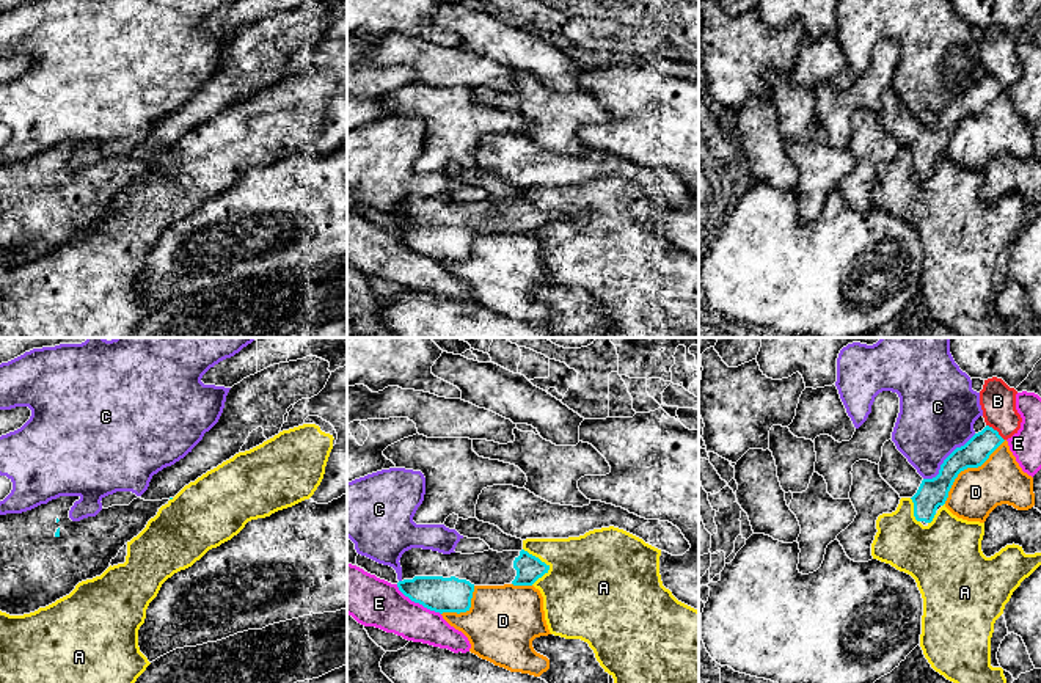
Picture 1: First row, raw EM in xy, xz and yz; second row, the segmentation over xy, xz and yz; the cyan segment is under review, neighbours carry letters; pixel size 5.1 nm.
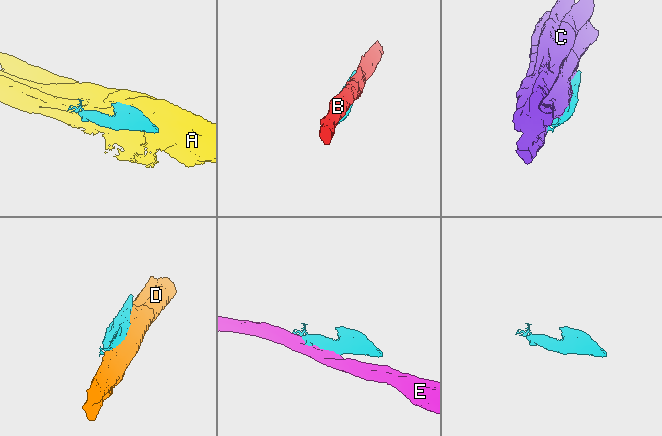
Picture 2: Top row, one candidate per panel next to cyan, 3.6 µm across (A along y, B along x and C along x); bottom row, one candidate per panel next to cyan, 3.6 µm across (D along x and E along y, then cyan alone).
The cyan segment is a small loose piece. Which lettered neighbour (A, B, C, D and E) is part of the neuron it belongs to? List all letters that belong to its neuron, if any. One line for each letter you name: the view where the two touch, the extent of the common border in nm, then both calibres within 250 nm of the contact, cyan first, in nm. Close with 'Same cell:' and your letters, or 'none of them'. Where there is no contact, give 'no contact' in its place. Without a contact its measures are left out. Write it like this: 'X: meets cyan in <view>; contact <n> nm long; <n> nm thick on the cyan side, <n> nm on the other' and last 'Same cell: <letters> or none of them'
Same cell: none of them

